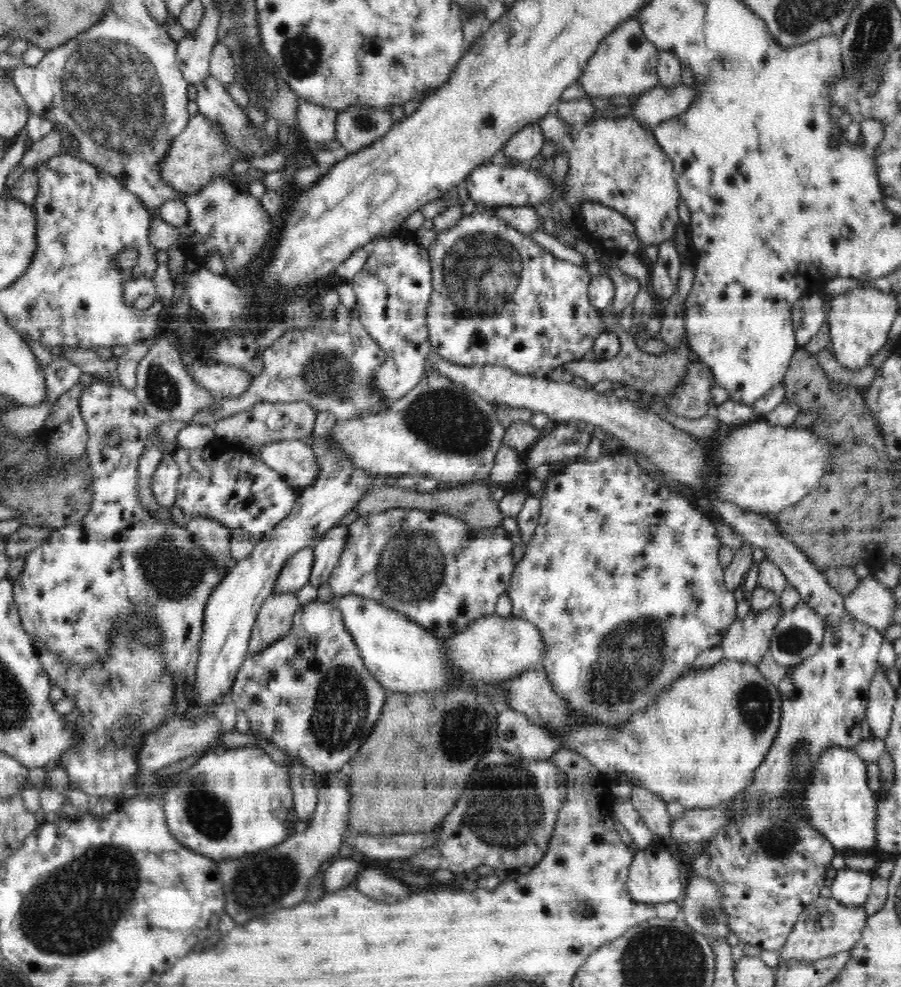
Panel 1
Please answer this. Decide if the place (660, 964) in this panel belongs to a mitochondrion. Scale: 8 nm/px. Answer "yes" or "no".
yes

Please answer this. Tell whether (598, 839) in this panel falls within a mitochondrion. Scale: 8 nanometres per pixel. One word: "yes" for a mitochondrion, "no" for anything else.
no

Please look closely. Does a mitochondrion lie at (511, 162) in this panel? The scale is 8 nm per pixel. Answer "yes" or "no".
no

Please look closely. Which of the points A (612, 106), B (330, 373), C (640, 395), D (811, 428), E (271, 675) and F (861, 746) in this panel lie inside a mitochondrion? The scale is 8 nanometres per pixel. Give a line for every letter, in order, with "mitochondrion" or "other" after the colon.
A: other
B: mitochondrion
C: other
D: other
E: other
F: other

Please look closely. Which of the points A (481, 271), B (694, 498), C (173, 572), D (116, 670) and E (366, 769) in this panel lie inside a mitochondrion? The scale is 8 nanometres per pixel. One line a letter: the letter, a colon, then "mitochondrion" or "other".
A: mitochondrion
B: other
C: mitochondrion
D: mitochondrion
E: other

